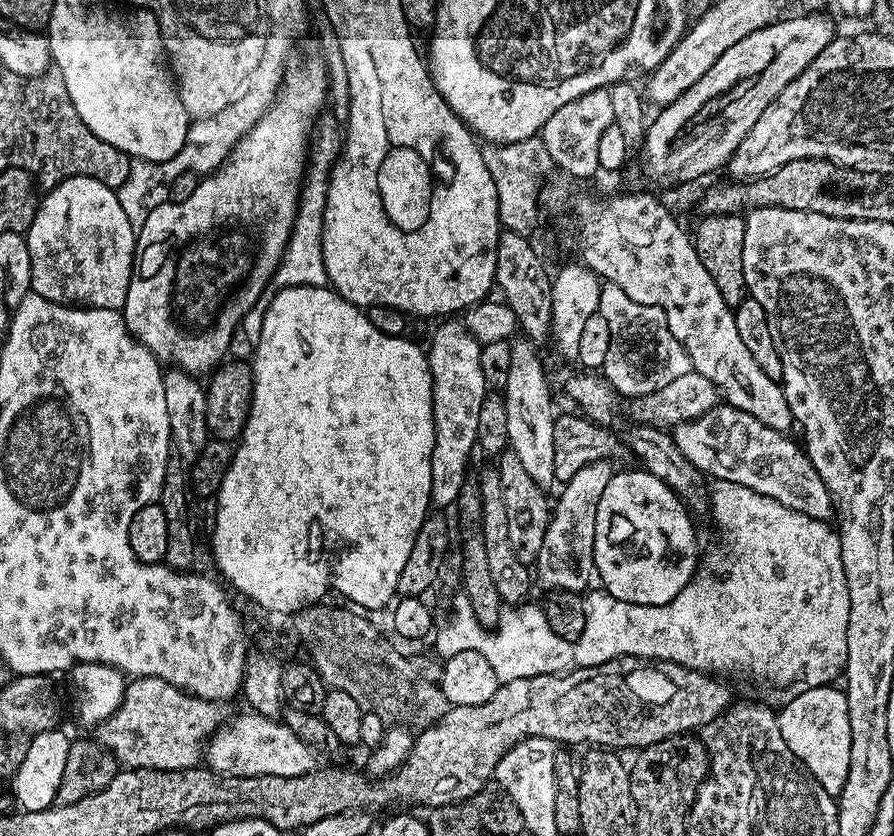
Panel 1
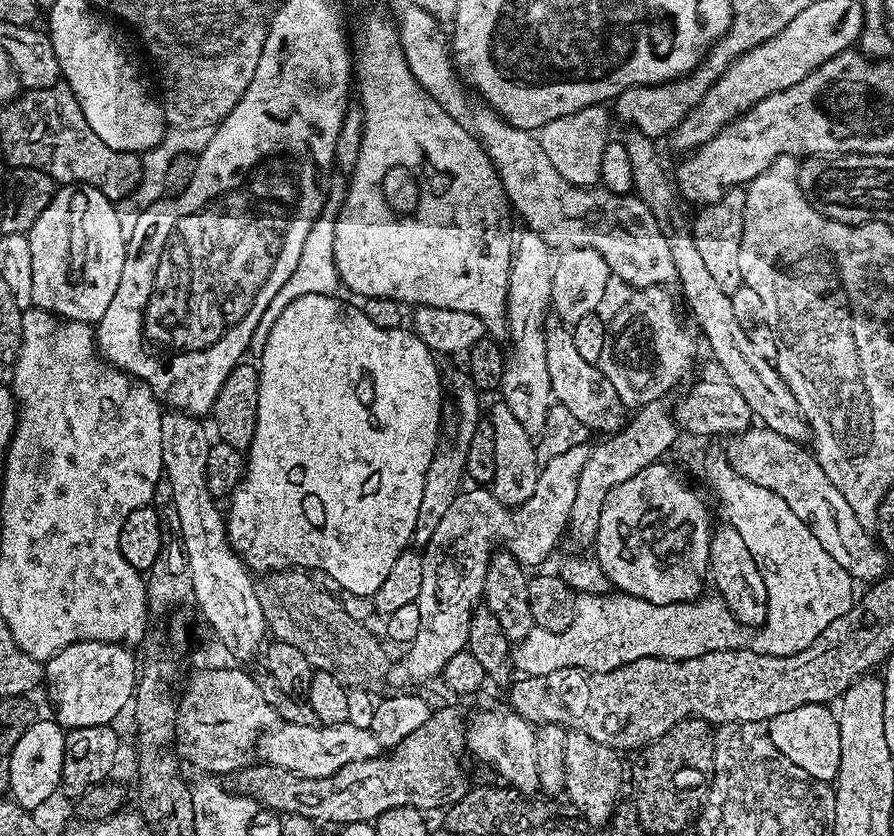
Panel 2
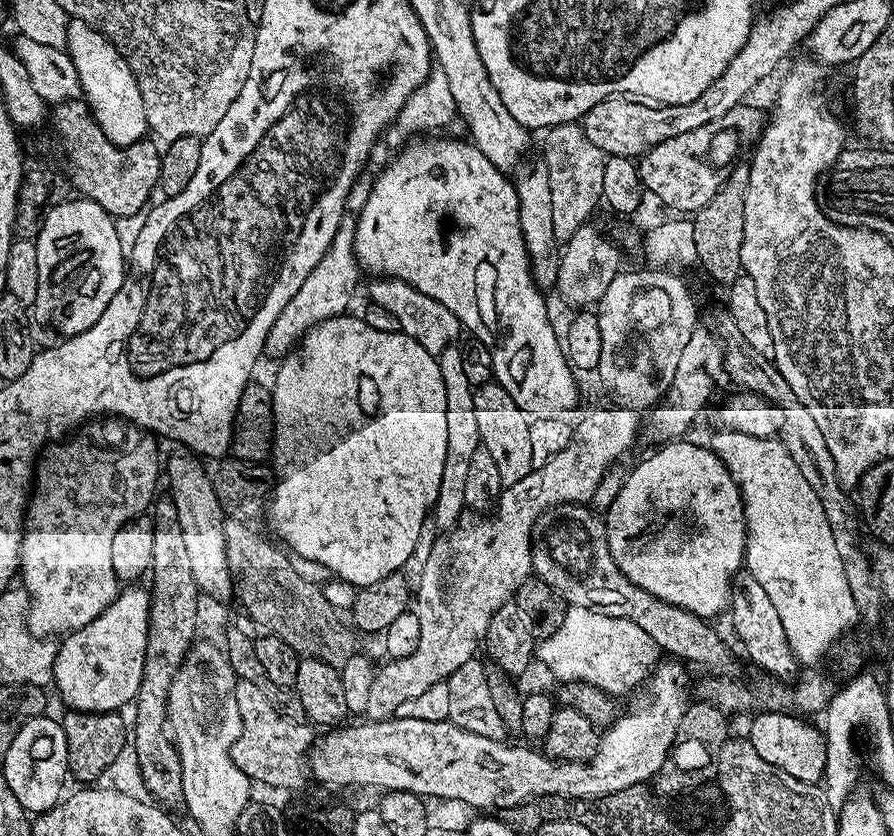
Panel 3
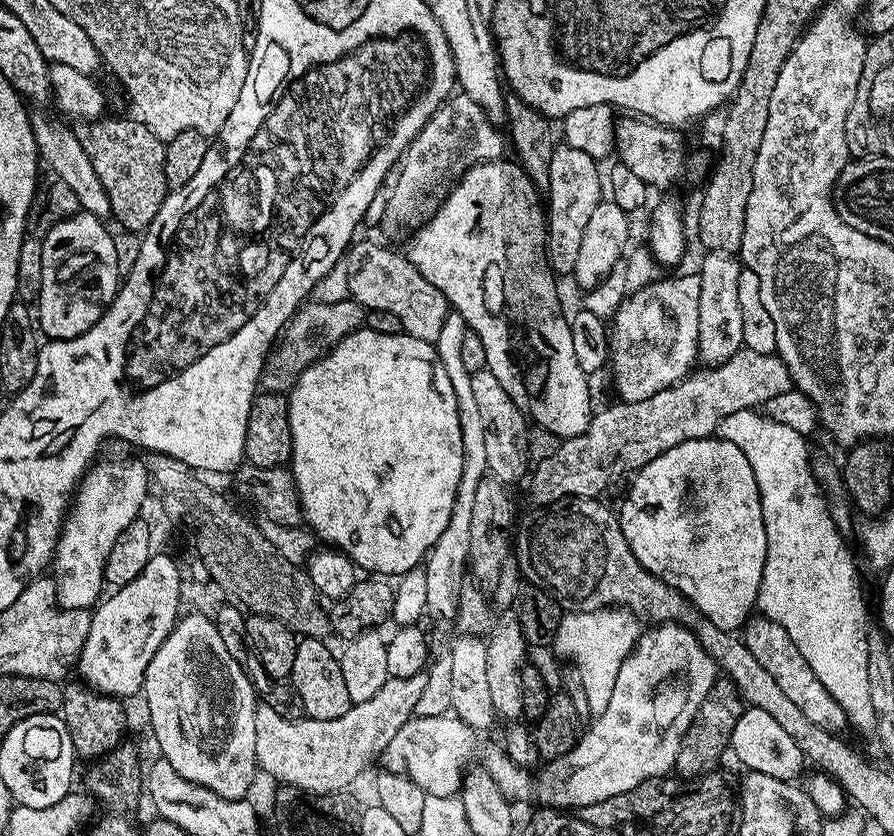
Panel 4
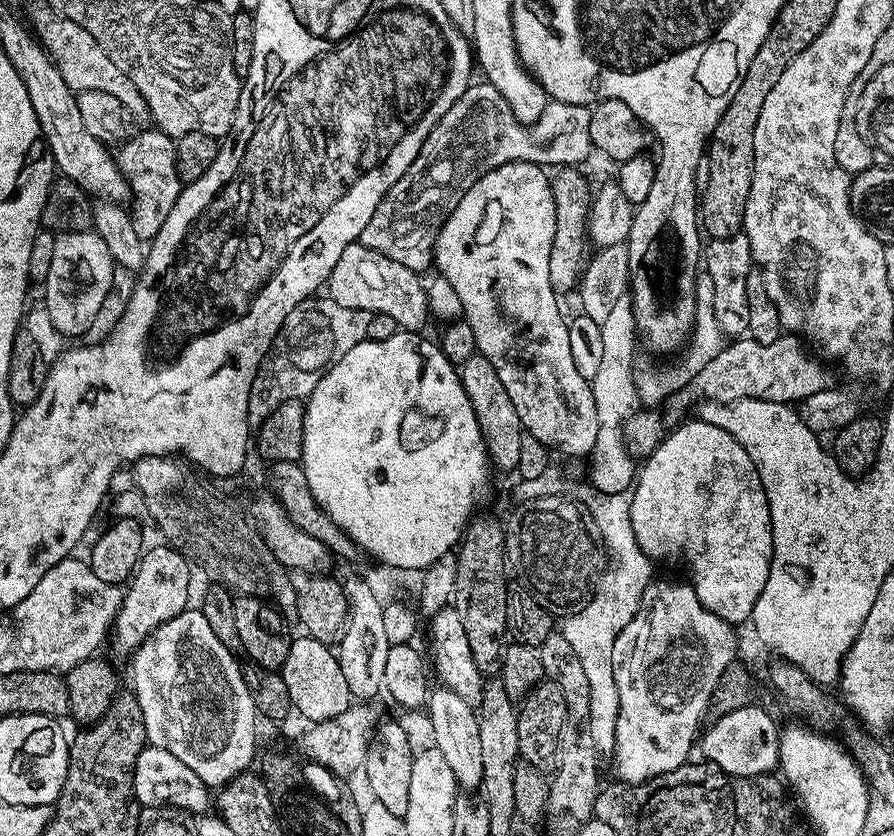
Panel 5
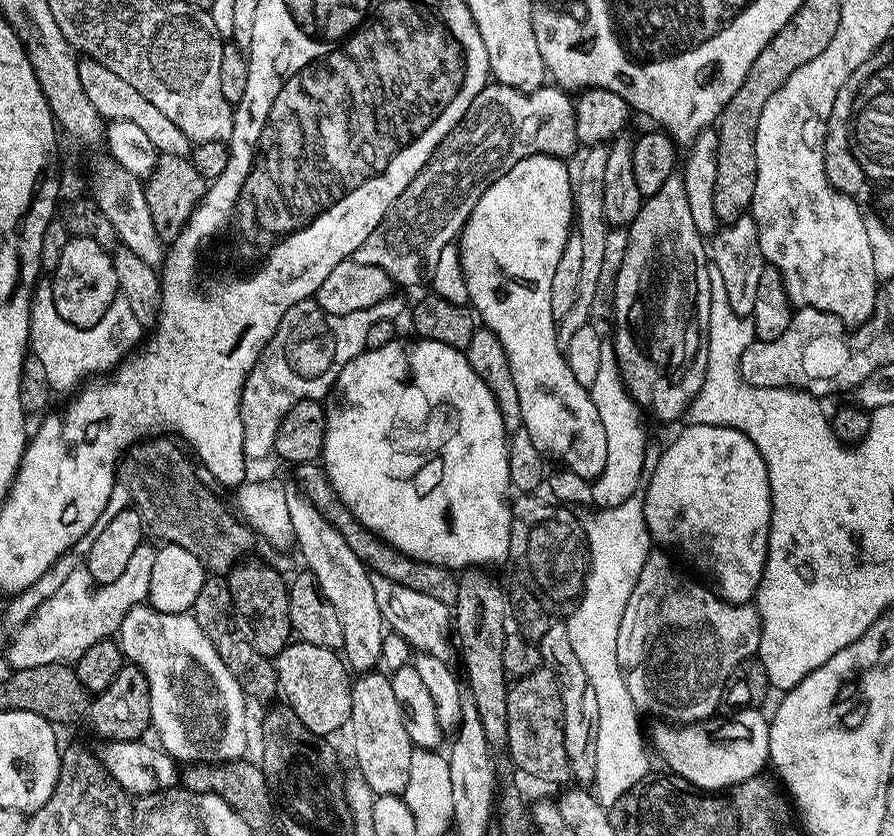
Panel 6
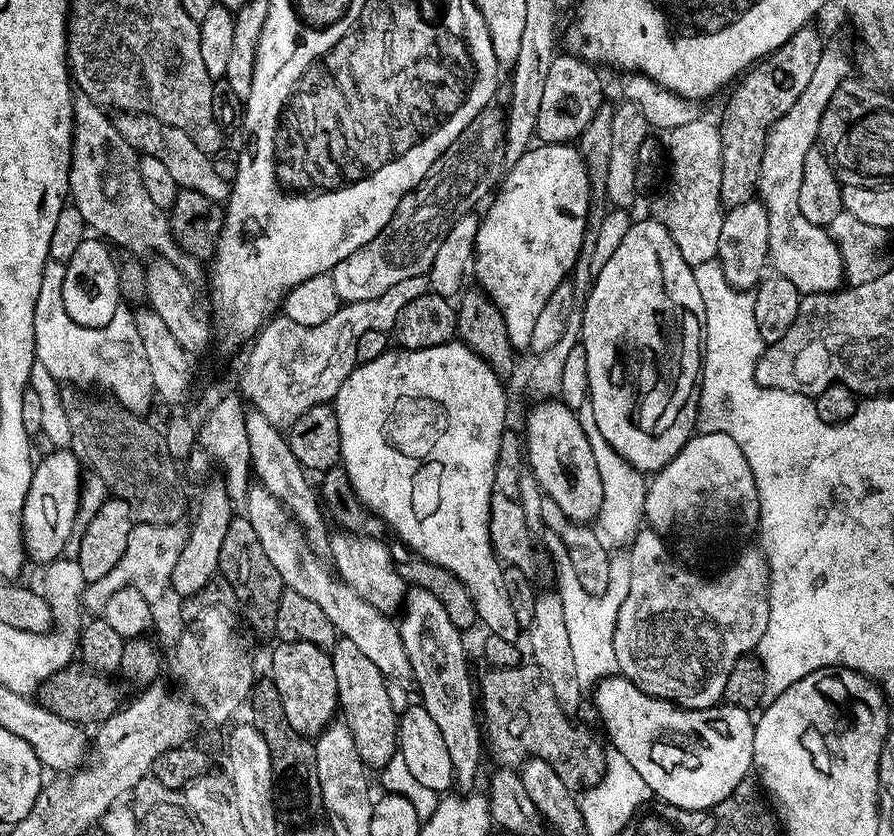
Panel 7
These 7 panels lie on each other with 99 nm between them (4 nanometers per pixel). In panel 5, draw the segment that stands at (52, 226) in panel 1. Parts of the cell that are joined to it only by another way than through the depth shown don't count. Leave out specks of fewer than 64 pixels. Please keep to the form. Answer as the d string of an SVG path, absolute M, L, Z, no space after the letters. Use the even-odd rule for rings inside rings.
M96 231L61 232L57 235L54 254L50 258L50 274L42 281L44 288L42 307L49 312L50 320L64 338L70 336L80 338L88 331L96 313L101 309L102 302L105 301L106 294L109 293L113 265L110 250Z

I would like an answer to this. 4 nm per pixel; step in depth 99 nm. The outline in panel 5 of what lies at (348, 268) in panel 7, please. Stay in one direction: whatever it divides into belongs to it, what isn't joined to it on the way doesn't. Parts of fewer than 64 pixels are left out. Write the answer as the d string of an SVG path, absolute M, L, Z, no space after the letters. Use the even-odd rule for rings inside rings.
M487 82L469 84L462 98L458 98L458 102L454 102L454 106L450 106L450 110L442 114L434 130L430 130L410 170L406 170L406 174L402 174L402 178L398 178L398 182L394 182L394 186L390 186L390 190L378 202L378 210L374 210L374 218L366 222L366 230L362 230L359 241L370 250L384 254L414 272L426 273L427 268L433 267L436 239L442 226L450 218L450 214L454 214L458 202L462 202L466 190L470 190L470 186L474 186L478 178L515 160L525 160L541 166L583 165L583 160L594 152L590 136L591 116L592 108L587 104L567 104L552 100L537 122L526 129L510 110L506 98L502 98L502 94L494 90L494 86Z

